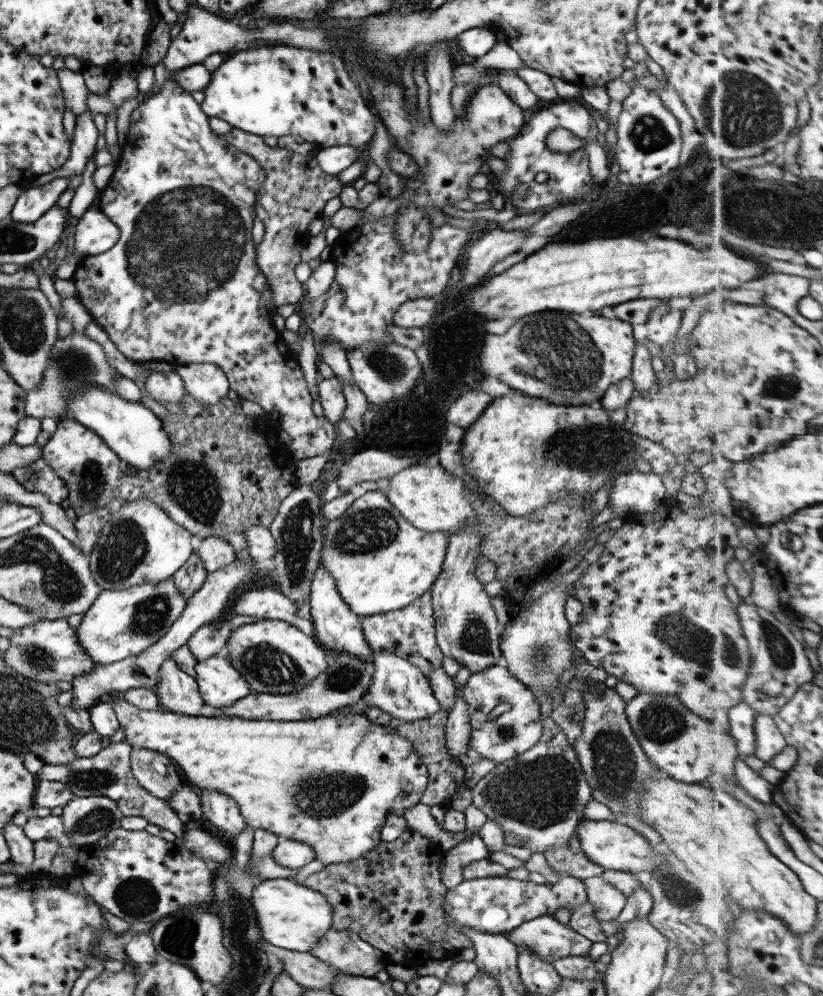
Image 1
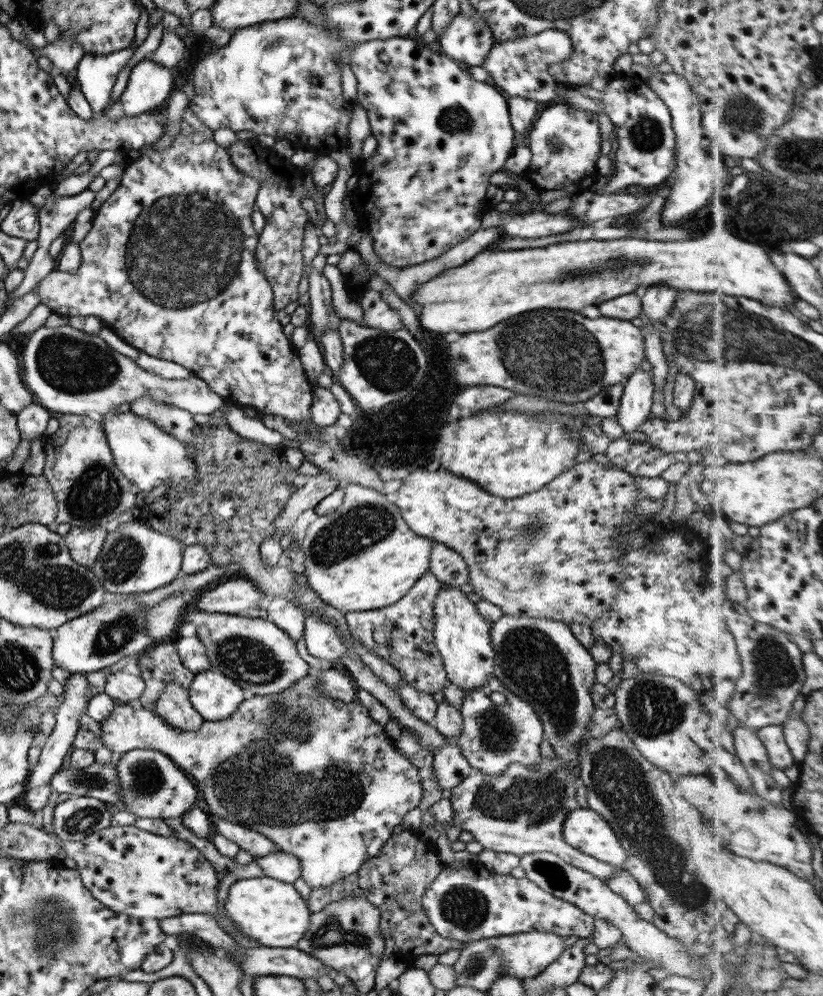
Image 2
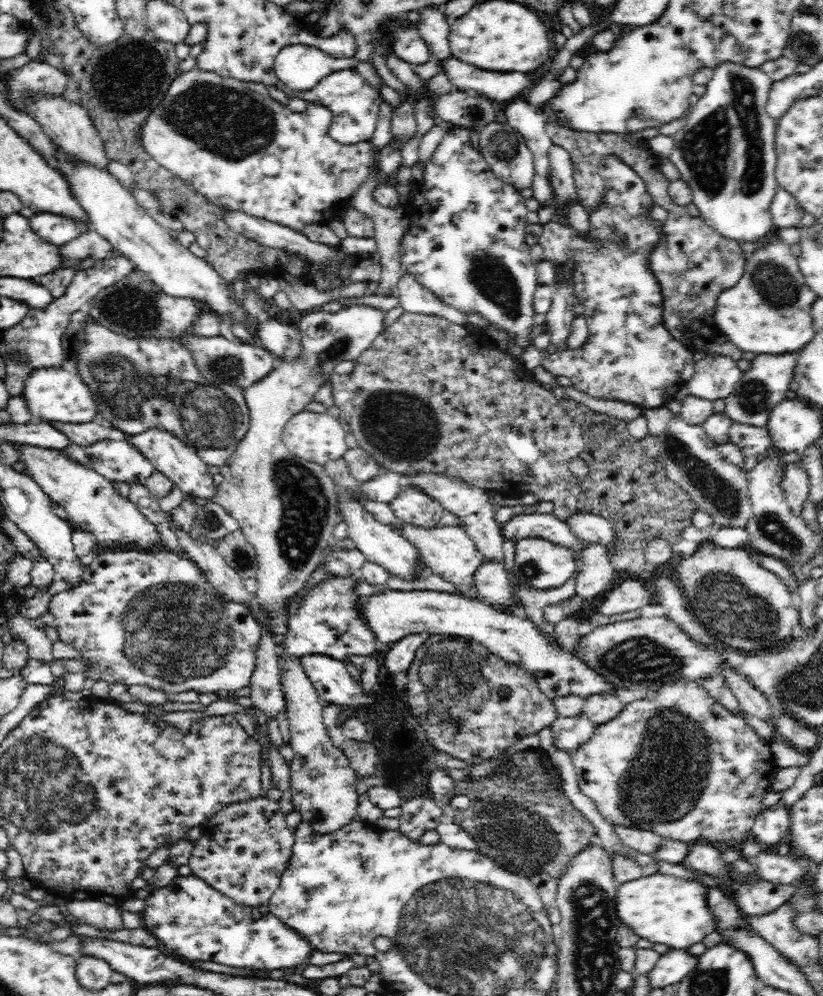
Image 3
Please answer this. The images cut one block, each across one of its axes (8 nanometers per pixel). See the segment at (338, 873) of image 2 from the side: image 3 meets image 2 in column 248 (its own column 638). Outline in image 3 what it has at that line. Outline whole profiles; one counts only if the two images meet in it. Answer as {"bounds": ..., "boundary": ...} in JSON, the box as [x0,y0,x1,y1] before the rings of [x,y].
{"bounds":[570,678,779,848],"boundary":[[[681,678],[674,682],[662,685],[659,693],[654,698],[636,699],[618,713],[616,718],[610,719],[604,724],[597,725],[594,734],[586,743],[580,745],[570,754],[578,779],[580,792],[592,799],[598,807],[602,818],[610,825],[622,825],[640,830],[648,830],[658,834],[663,839],[670,838],[684,843],[704,840],[708,844],[718,847],[736,848],[751,838],[751,827],[762,811],[762,798],[770,791],[770,784],[776,776],[779,766],[774,763],[774,756],[770,749],[771,743],[762,739],[752,727],[750,727],[740,715],[736,715],[725,709],[710,693],[701,685],[701,682]]]}

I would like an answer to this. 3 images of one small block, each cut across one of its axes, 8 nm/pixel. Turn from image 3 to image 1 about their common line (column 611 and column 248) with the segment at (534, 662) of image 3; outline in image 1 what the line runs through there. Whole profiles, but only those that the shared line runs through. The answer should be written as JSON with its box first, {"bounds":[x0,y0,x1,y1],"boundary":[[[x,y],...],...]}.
{"bounds":[195,656,252,707],"boundary":[[[210,656],[195,666],[196,682],[206,705],[229,707],[252,692],[250,683],[232,665],[229,657]]]}

